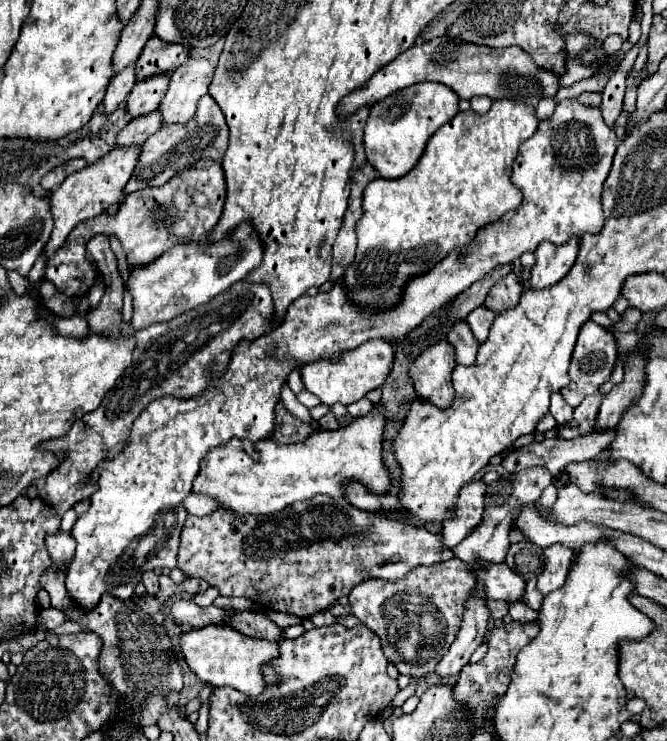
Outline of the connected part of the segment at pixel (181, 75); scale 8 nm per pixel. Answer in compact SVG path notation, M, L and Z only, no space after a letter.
M189 58L179 66L169 82L169 90L161 102L165 124L185 124L195 116L197 102L207 94L215 66L205 58Z

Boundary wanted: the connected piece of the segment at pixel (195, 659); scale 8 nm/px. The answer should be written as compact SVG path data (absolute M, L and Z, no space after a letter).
M205 626L181 634L181 652L189 670L213 686L229 686L255 698L263 692L261 666L277 656L277 644L259 638L247 638L229 626Z

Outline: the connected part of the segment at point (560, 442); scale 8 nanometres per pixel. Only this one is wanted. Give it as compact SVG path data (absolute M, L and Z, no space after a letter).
M605 428L599 430L599 432L593 432L585 438L573 438L573 440L565 440L565 438L547 438L543 442L533 442L529 446L523 446L515 452L509 452L505 456L505 462L503 462L503 468L509 470L509 472L517 472L517 470L523 470L523 468L535 468L535 466L543 466L551 472L553 480L557 480L557 476L561 474L561 468L565 468L565 464L569 462L583 462L583 460L593 460L599 456L599 452L603 452L615 438L615 430L617 428Z

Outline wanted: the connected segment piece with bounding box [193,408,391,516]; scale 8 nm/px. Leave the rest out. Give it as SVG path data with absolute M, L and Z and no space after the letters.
M373 408L367 416L355 418L349 426L333 432L313 432L297 444L277 444L263 440L259 448L267 448L261 458L249 456L239 440L231 440L225 448L211 448L201 460L201 470L193 482L193 492L213 498L221 508L235 516L273 514L299 500L317 494L341 498L345 480L359 480L371 492L389 492L391 480L381 458L381 440L385 428L385 410Z

